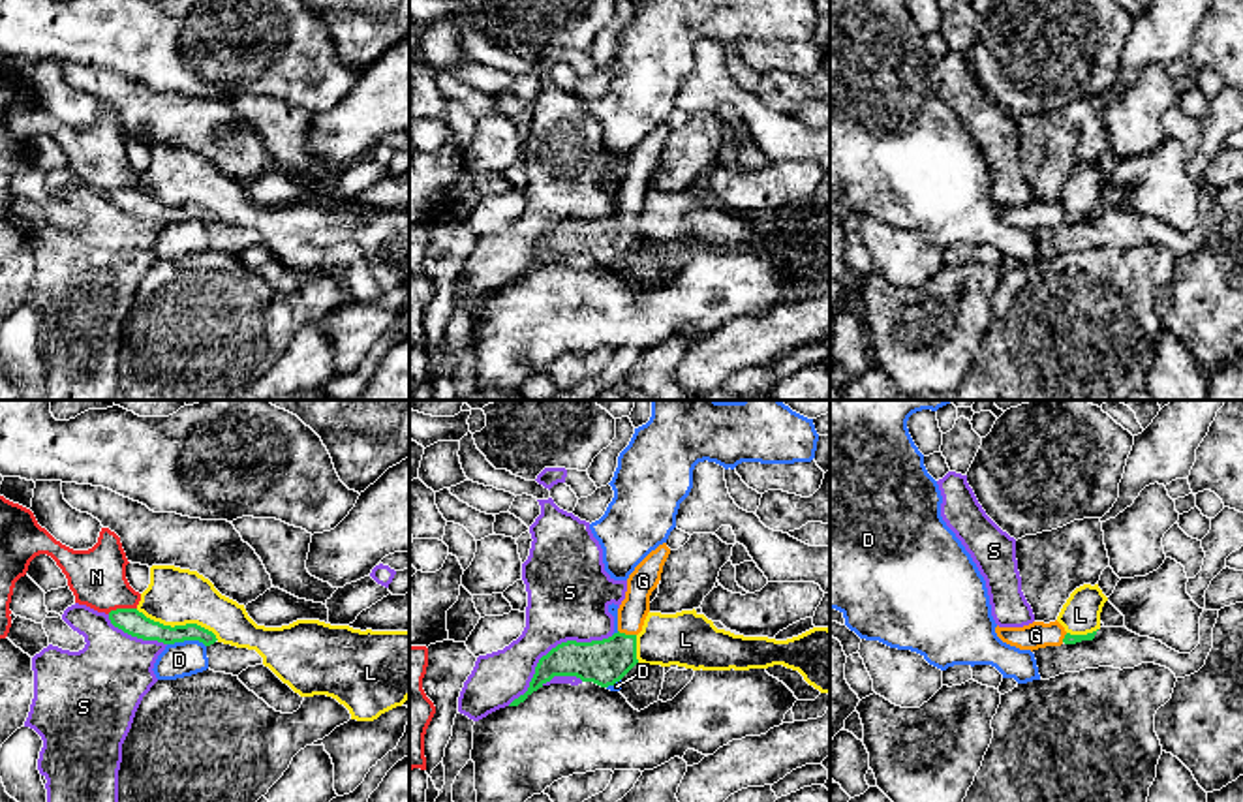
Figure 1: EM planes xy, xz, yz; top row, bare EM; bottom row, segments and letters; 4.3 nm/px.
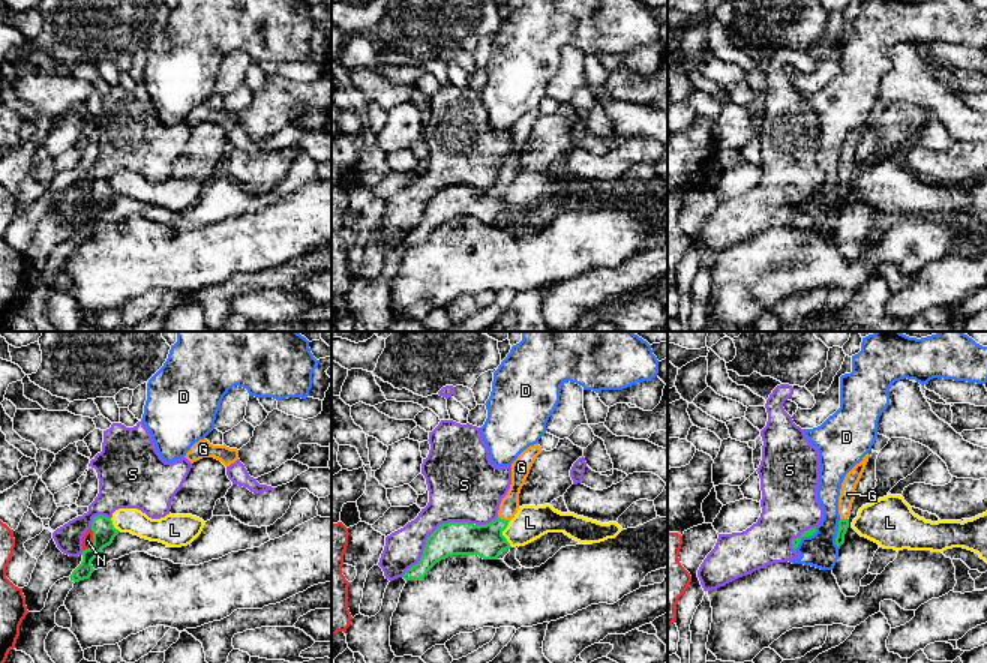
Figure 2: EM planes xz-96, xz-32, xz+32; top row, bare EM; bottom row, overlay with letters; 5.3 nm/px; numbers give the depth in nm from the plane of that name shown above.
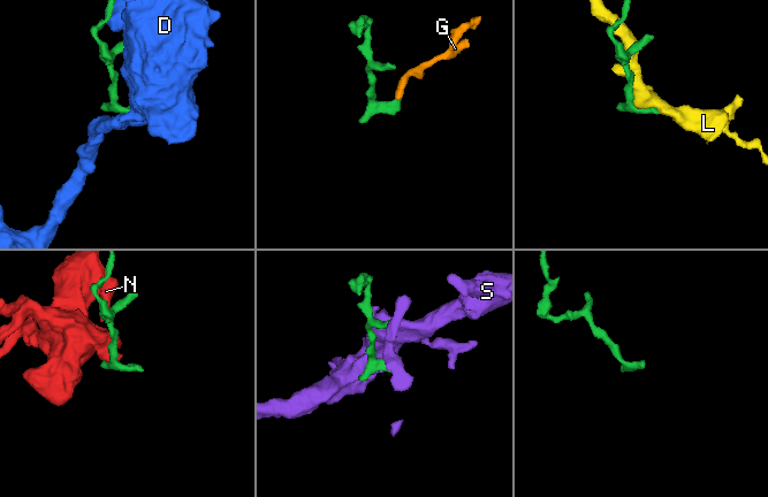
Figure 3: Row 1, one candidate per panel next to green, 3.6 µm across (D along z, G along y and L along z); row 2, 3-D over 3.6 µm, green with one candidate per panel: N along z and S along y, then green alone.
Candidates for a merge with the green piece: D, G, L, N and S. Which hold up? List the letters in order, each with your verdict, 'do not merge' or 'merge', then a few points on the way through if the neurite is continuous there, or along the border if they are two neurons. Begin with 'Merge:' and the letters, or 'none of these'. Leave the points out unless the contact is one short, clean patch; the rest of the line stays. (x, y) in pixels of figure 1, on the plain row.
Merge: G
D: do not merge
G: merge; runs through xz (605, 241), (628, 215), (643, 160)
L: do not merge
N: do not merge; border along xy (136, 186), (117, 186), (107, 192)
S: do not merge

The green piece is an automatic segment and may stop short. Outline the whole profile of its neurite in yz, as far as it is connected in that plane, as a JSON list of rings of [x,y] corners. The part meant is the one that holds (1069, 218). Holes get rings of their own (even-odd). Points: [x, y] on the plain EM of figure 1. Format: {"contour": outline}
{"contour": [[[1055,199],[1050,203],[1044,201],[1033,201],[1023,207],[995,207],[997,216],[1020,229],[1038,229],[1046,225],[1061,225],[1065,224],[1076,224],[1082,220],[1093,220],[1097,210],[1087,214],[1070,214],[1065,210],[1065,207]]]}

